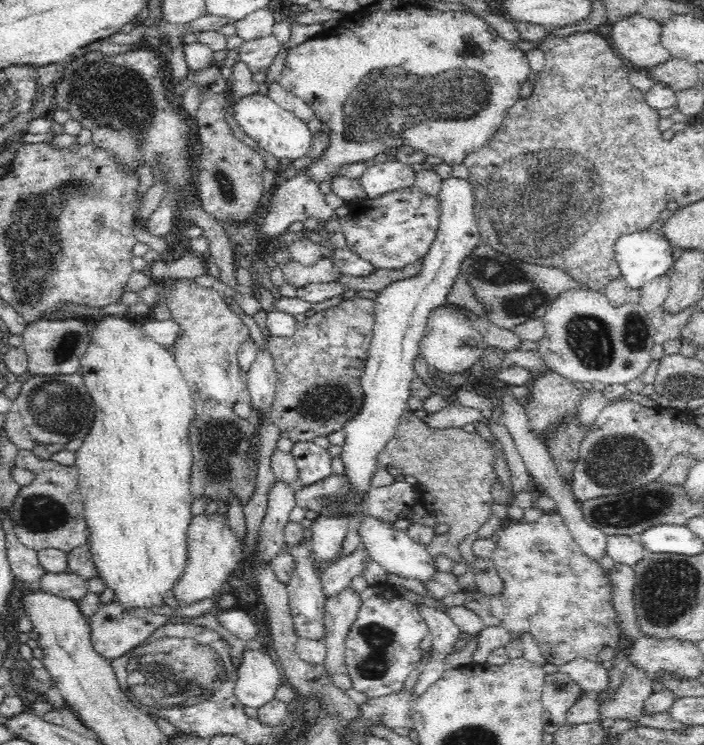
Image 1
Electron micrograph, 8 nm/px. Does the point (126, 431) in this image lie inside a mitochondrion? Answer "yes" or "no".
no

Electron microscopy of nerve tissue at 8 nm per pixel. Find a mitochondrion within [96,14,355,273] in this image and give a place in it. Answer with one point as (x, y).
(224, 185)

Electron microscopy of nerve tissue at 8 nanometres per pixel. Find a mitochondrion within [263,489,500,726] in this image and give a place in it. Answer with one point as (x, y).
(378, 640)

